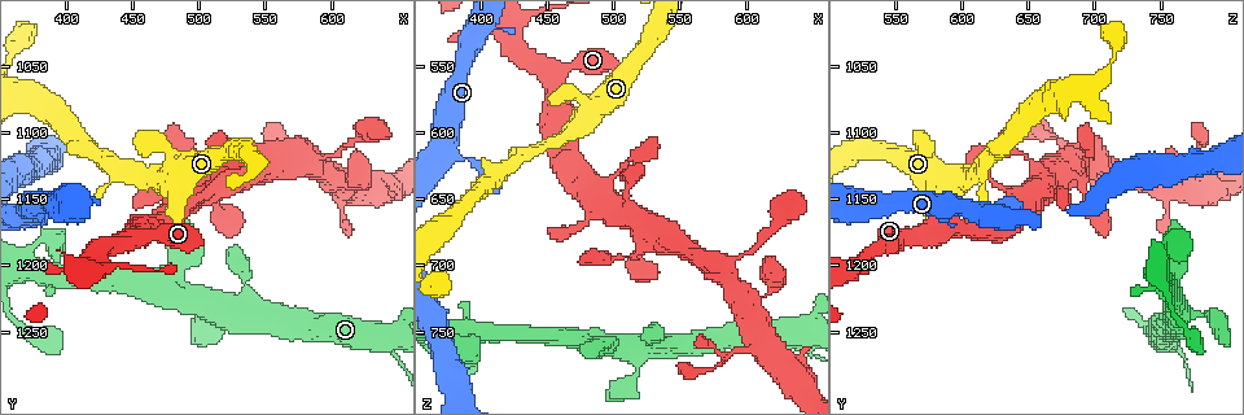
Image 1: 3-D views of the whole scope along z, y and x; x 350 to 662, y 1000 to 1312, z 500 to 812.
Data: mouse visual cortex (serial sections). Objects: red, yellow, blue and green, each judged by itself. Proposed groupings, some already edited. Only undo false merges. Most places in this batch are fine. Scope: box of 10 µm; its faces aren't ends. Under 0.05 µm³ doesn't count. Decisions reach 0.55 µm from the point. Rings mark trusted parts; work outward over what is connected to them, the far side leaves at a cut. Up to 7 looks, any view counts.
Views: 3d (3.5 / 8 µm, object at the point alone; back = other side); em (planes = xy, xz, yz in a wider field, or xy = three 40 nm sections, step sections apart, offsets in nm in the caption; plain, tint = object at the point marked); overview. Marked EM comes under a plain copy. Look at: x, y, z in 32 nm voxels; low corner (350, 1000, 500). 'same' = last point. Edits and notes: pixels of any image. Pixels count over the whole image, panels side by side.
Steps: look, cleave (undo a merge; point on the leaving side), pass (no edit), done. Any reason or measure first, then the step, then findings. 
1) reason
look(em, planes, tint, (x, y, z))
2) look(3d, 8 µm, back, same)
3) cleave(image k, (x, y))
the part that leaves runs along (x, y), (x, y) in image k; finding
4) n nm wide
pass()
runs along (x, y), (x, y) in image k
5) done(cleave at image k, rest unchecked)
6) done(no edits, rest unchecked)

look(3d, 3.5 µm, (478, 1134, 592))

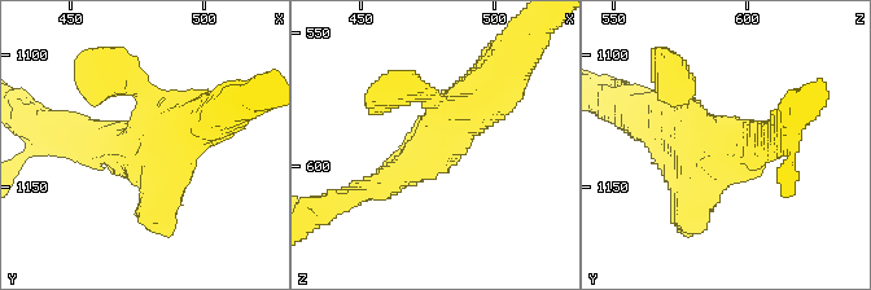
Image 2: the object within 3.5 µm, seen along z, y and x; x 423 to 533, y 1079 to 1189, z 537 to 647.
4 arms; arms of 150, 350, 400, 600 nm
look(em, xy, step 1, tint, (476, 1135, 594))

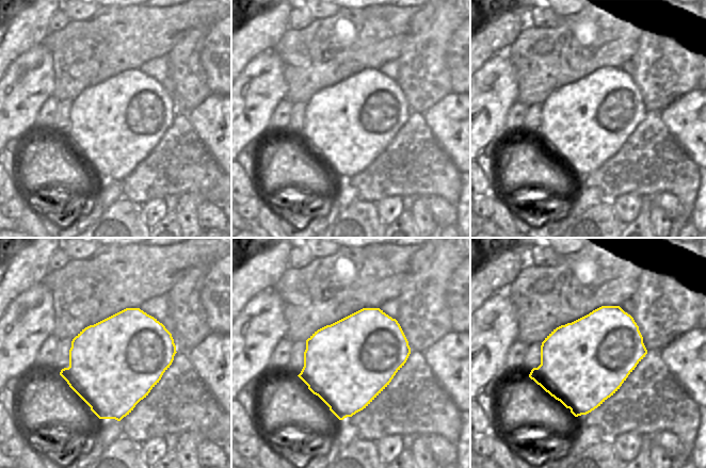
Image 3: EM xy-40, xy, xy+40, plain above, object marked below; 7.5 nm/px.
pass()
runs along (499, 78), (440, 141), (380, 184) in image 2; continuous, no second cell

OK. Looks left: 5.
thin arm on a thick one
look(3d, 8 µm, back, (516, 1240, 770))

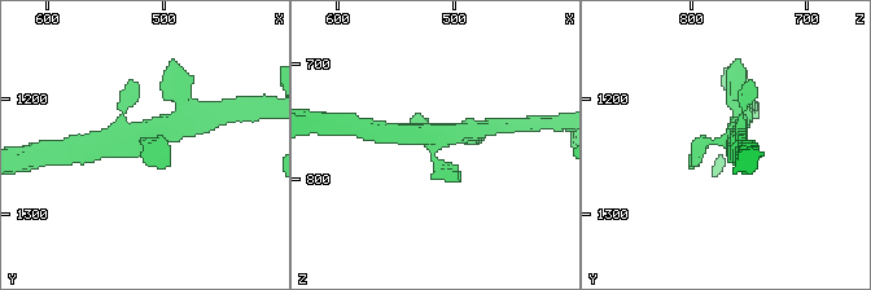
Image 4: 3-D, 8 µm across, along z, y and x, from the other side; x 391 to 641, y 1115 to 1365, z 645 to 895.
zoom in
look(3d, 3.5 µm, same)

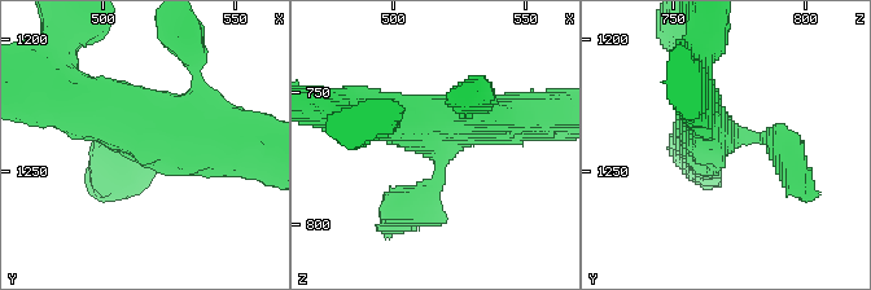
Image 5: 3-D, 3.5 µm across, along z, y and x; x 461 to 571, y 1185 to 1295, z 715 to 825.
now the EM
look(em, xy, step 5, tint, (517, 1237, 769))

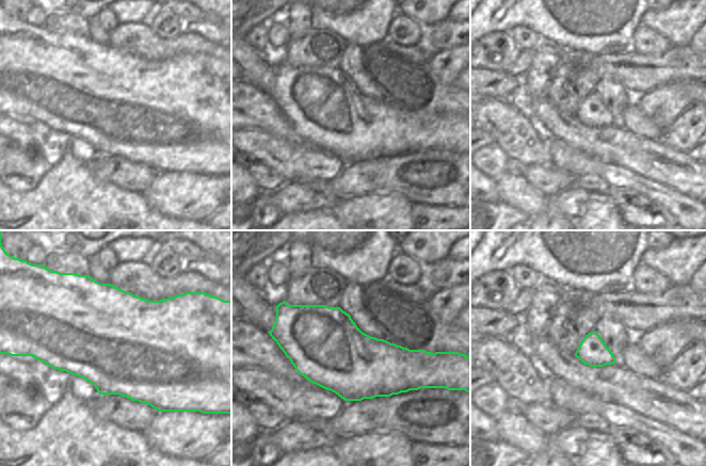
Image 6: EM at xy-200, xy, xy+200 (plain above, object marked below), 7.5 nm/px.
3 arms
pass()
runs along (240, 146), (184, 146), (77, 95) in image 5; one cell here

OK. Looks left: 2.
done(no edits, rest unchecked)

